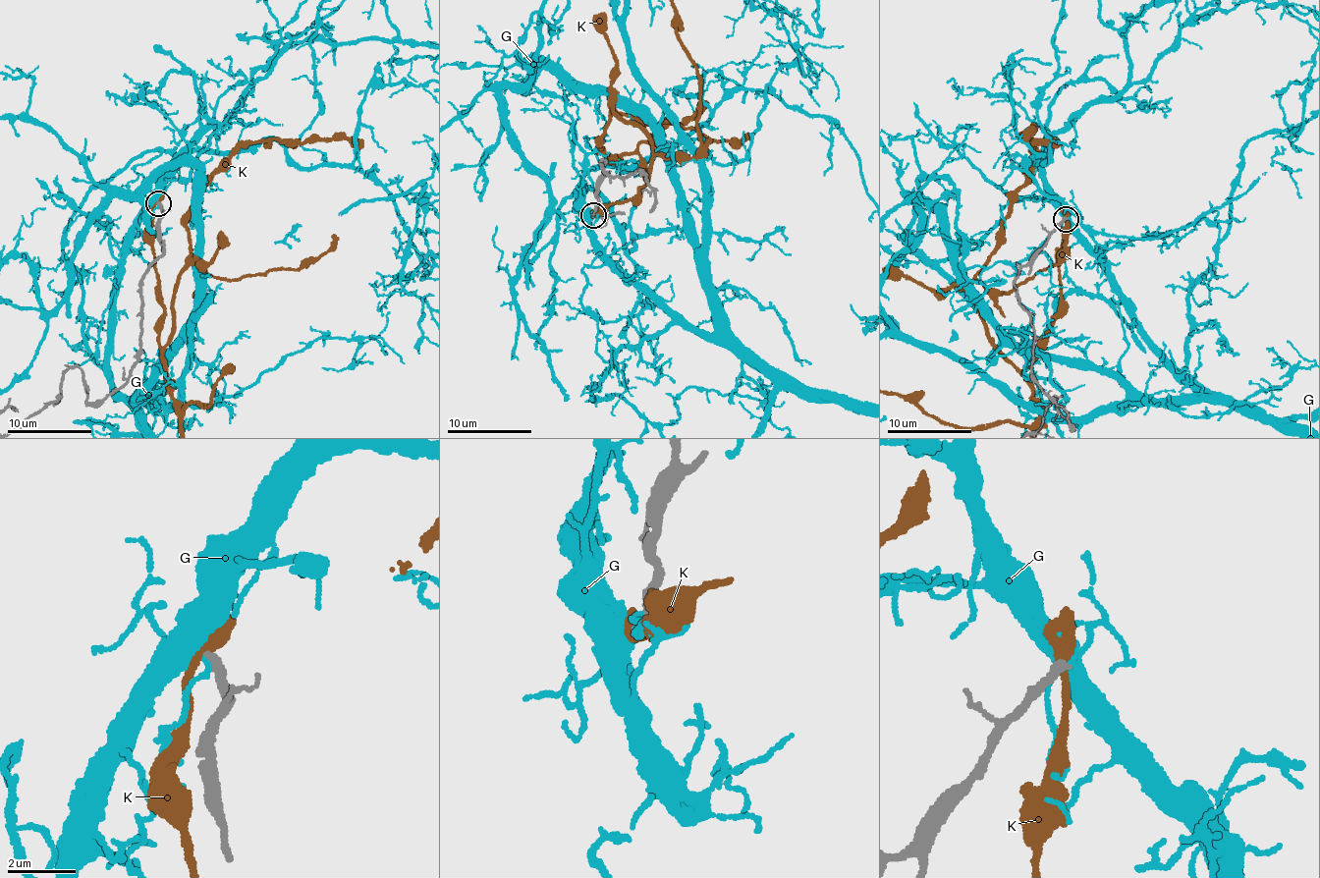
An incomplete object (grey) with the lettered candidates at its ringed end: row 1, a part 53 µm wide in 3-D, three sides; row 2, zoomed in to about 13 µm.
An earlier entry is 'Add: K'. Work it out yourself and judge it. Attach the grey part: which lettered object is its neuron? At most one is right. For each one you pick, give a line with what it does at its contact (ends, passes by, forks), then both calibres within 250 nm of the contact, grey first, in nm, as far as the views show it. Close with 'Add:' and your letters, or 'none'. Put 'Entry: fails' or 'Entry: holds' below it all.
Add: none
Entry: fails

